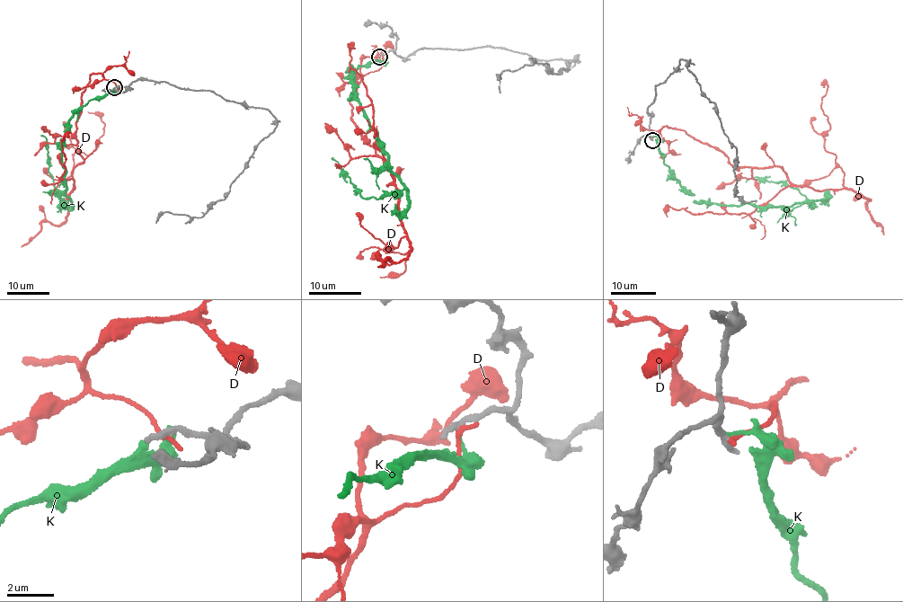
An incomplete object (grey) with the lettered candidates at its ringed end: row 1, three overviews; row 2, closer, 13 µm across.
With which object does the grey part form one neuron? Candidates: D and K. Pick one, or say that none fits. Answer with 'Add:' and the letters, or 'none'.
Add: none

